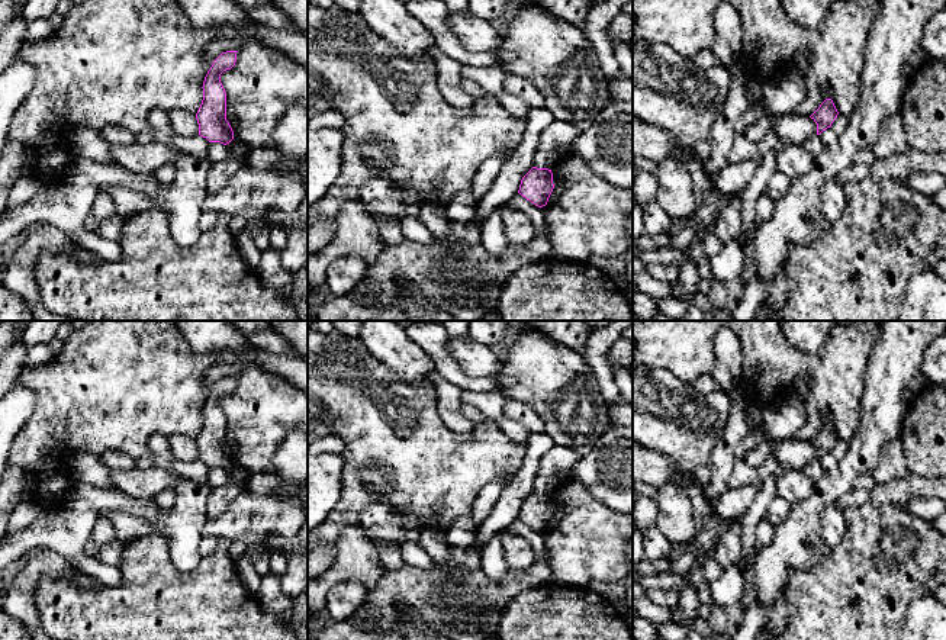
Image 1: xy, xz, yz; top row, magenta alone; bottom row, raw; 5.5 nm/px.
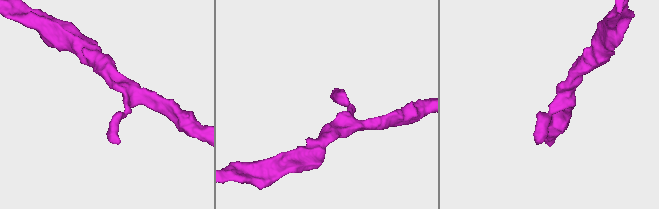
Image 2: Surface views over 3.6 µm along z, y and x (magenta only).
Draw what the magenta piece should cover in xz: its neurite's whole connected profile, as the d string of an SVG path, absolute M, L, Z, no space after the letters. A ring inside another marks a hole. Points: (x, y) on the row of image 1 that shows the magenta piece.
M532 167L522 177L518 193L535 206L543 208L547 205L553 189L551 170Z

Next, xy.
M236 51L222 52L212 64L203 81L203 100L196 113L199 135L209 142L223 145L234 139L234 131L226 120L226 91L221 74L236 62Z

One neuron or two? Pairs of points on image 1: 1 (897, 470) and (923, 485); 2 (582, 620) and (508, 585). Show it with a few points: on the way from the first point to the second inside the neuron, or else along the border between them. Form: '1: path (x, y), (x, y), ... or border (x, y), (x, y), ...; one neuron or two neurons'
1: border (910, 472), (901, 479), (877, 483); two neurons
2: border (552, 581), (520, 592), (501, 618); two neurons

